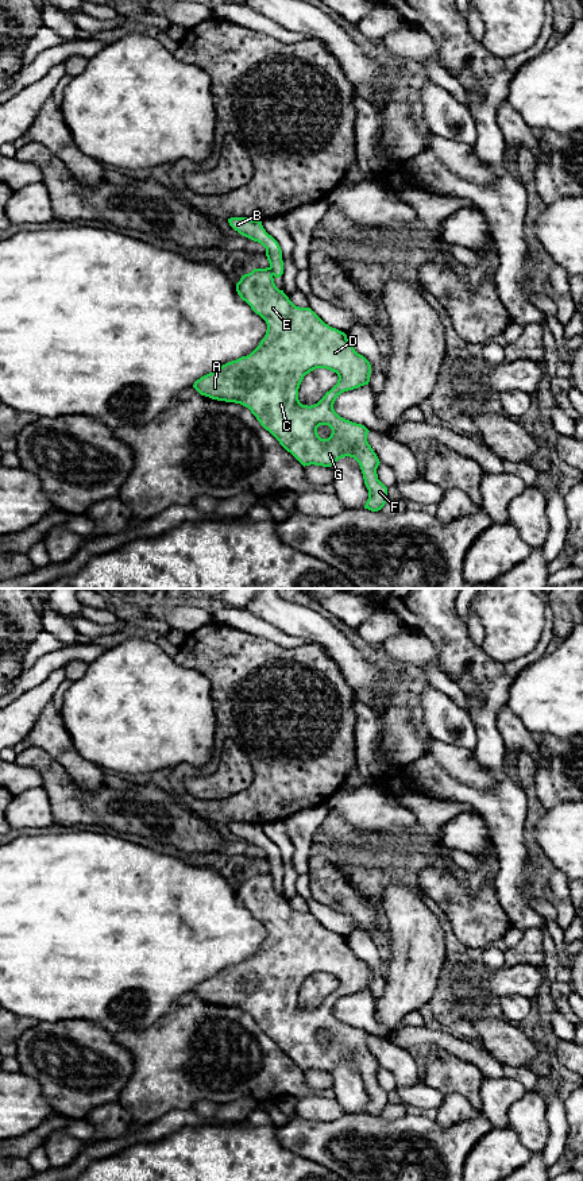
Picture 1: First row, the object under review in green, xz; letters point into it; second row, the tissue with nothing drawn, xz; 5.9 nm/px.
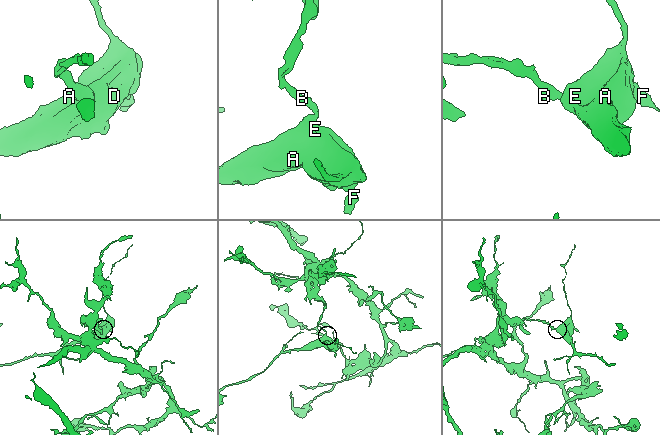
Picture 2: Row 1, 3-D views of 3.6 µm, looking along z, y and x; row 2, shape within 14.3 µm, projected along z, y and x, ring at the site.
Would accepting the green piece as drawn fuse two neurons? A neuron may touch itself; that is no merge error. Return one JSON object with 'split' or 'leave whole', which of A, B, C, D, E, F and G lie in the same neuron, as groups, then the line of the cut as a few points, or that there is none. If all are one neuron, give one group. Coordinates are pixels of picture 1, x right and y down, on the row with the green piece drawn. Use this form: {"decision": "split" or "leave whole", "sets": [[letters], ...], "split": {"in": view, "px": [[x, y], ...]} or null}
{"decision": "split", "sets": [["A", "C", "D", "E", "F", "G"], ["B"]], "split": {"in": "xz", "px": [[269, 267], [273, 274]]}}

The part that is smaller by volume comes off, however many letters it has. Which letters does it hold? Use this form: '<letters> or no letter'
A, C, D, E, F, G

